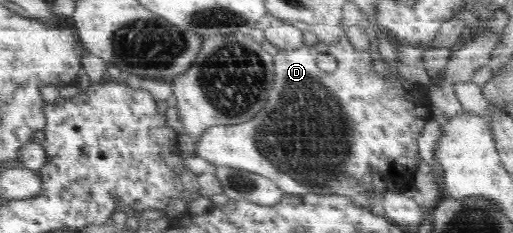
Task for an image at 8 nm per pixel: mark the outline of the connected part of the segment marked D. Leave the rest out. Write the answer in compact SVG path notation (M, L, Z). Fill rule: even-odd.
M346 34L342 35L339 41L335 43L326 44L318 42L313 45L303 44L297 49L278 49L278 54L274 55L274 66L276 66L276 82L274 82L274 86L272 86L272 90L270 90L266 108L264 108L262 112L258 112L258 116L254 116L252 120L243 122L242 124L208 128L205 134L198 138L194 156L200 156L206 159L212 164L213 168L228 166L239 168L243 171L258 173L259 175L269 178L278 188L281 188L286 195L338 194L352 200L352 203L358 207L370 208L373 203L373 200L370 199L374 190L374 185L372 185L372 172L374 172L374 174L380 174L383 179L392 180L392 182L402 187L412 182L414 173L419 165L418 162L420 162L421 159L420 153L418 153L417 140L421 136L426 122L432 119L433 115L433 112L431 112L433 106L429 98L425 96L425 87L402 80L394 67L391 68L392 74L390 78L380 78L375 72L374 60L369 50L362 51L362 49L354 48L354 45L350 43L350 39L348 39ZM322 54L334 56L334 60L338 63L336 70L330 74L321 71L318 67L318 56L322 56Z

